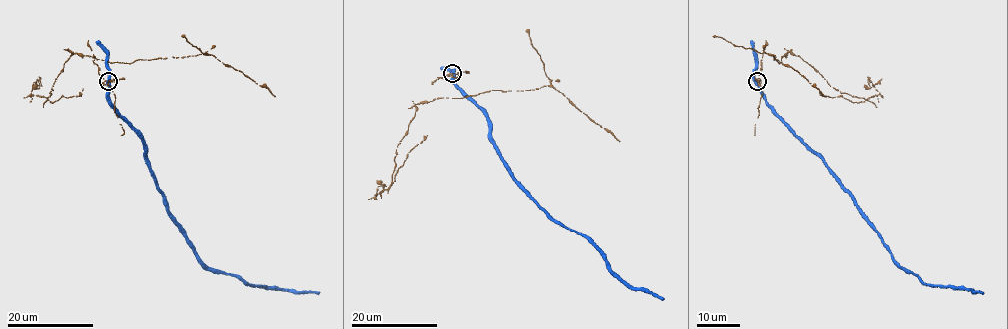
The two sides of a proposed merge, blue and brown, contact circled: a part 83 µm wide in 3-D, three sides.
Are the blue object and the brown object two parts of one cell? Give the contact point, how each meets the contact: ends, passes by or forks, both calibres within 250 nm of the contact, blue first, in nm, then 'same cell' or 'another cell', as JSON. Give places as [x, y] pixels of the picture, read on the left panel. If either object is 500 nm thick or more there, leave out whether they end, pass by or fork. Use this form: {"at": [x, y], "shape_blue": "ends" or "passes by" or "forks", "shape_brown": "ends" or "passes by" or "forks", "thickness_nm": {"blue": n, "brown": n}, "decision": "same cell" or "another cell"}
{"at": [108, 81], "shape_blue": "forks", "shape_brown": "forks", "thickness_nm": {"blue": 320, "brown": 160}, "decision": "another cell"}

